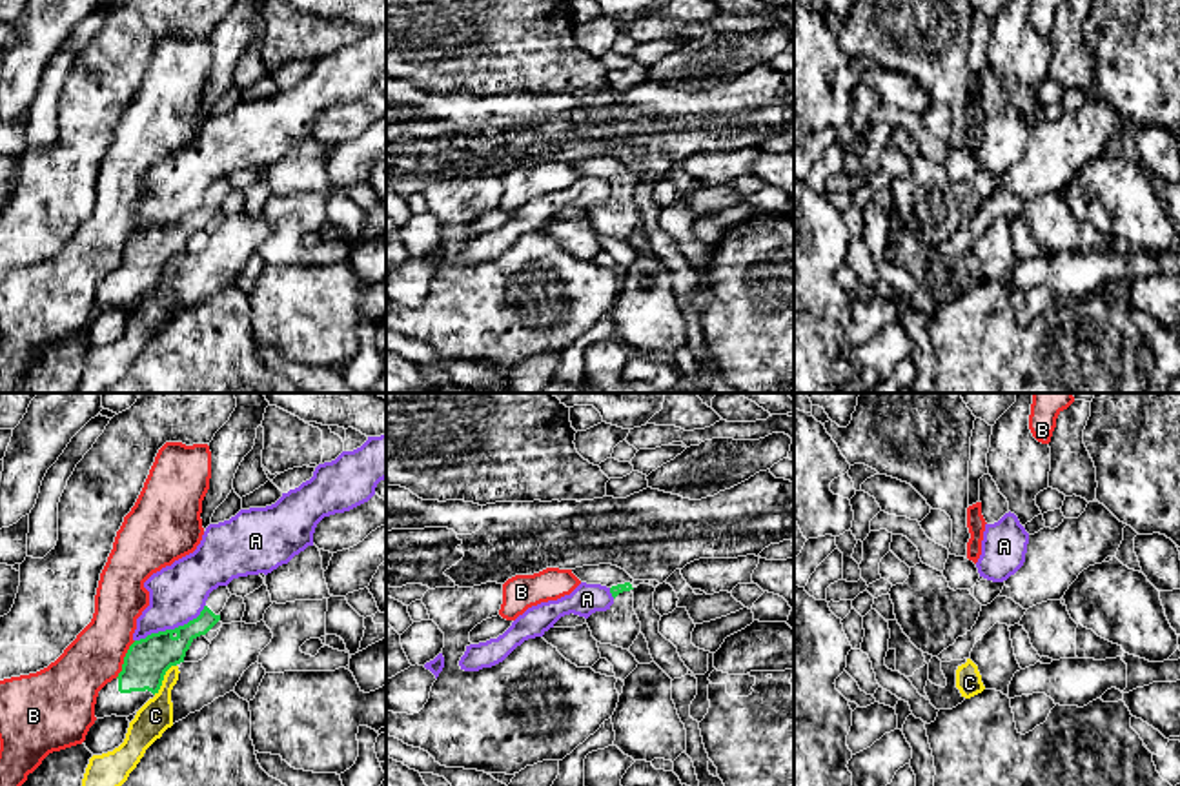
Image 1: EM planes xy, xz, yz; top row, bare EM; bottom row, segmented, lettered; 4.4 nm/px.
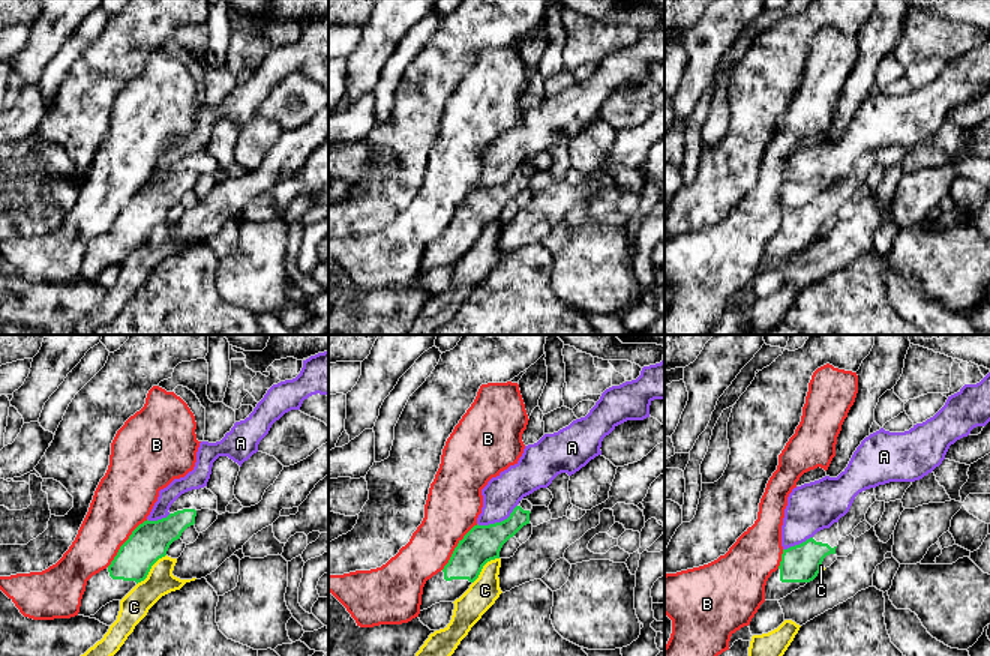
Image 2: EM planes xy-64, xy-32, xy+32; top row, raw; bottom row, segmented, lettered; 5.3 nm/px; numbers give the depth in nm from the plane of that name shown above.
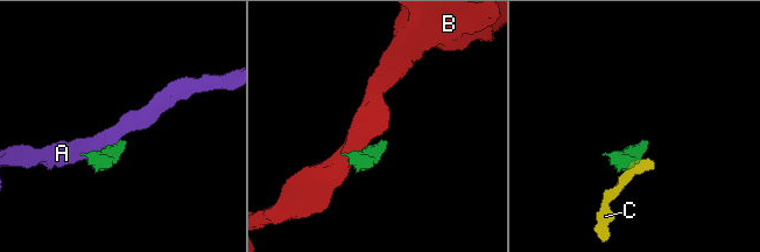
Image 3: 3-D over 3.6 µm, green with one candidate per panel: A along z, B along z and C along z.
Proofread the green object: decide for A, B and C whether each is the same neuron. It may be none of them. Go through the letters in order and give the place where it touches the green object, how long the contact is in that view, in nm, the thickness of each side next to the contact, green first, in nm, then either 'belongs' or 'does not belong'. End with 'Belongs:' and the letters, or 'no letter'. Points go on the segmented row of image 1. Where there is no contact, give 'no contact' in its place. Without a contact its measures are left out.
A: xy (172, 630) | 360 nm | 190/260 nm | does not belong
B: xy (124, 659) | 190 nm | 190/240 nm | does not belong
C: xy (162, 679) | 170 nm | 190/150 nm | does not belong
Belongs: no letter

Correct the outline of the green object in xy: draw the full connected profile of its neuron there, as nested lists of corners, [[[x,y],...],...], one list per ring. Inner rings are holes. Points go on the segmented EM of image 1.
[[[219,586],[209,593],[197,619],[175,630],[135,640],[124,657],[118,677],[98,691],[95,717],[129,717],[153,699],[162,686],[166,671],[184,662],[191,642],[206,635],[220,620],[220,611],[229,597],[228,586]]]

